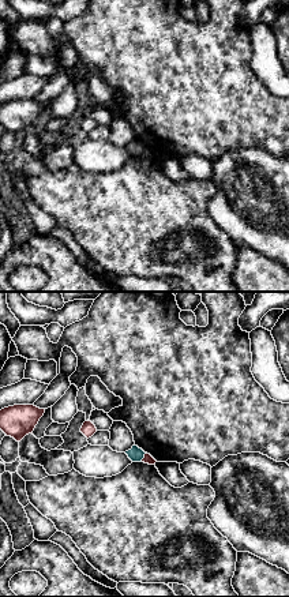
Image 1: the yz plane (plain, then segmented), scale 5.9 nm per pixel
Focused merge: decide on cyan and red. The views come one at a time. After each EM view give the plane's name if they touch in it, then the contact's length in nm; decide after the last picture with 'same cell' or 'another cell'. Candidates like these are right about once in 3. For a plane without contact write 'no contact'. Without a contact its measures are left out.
yz | 70 nm

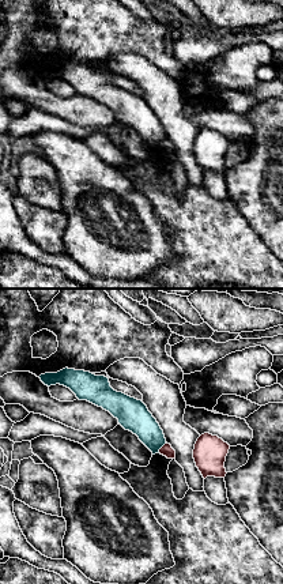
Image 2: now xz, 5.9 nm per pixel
xz | 80 nm

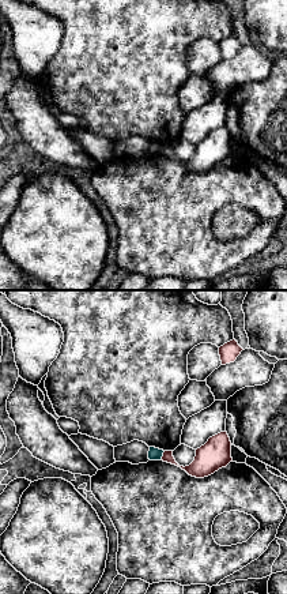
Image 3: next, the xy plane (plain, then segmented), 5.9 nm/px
xy | 70 nm

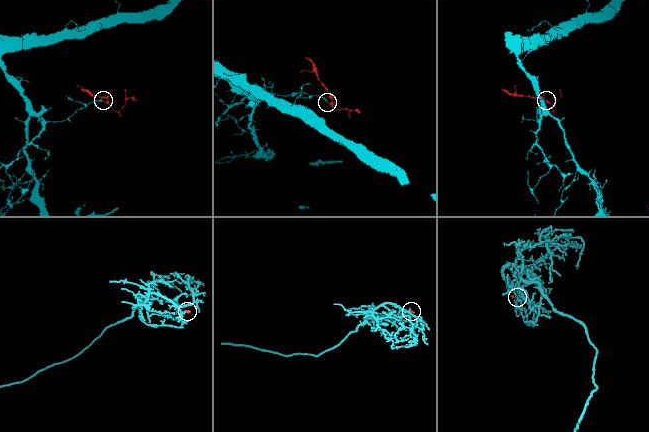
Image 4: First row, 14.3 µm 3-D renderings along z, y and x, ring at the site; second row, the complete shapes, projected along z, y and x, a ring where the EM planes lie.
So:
another cell

